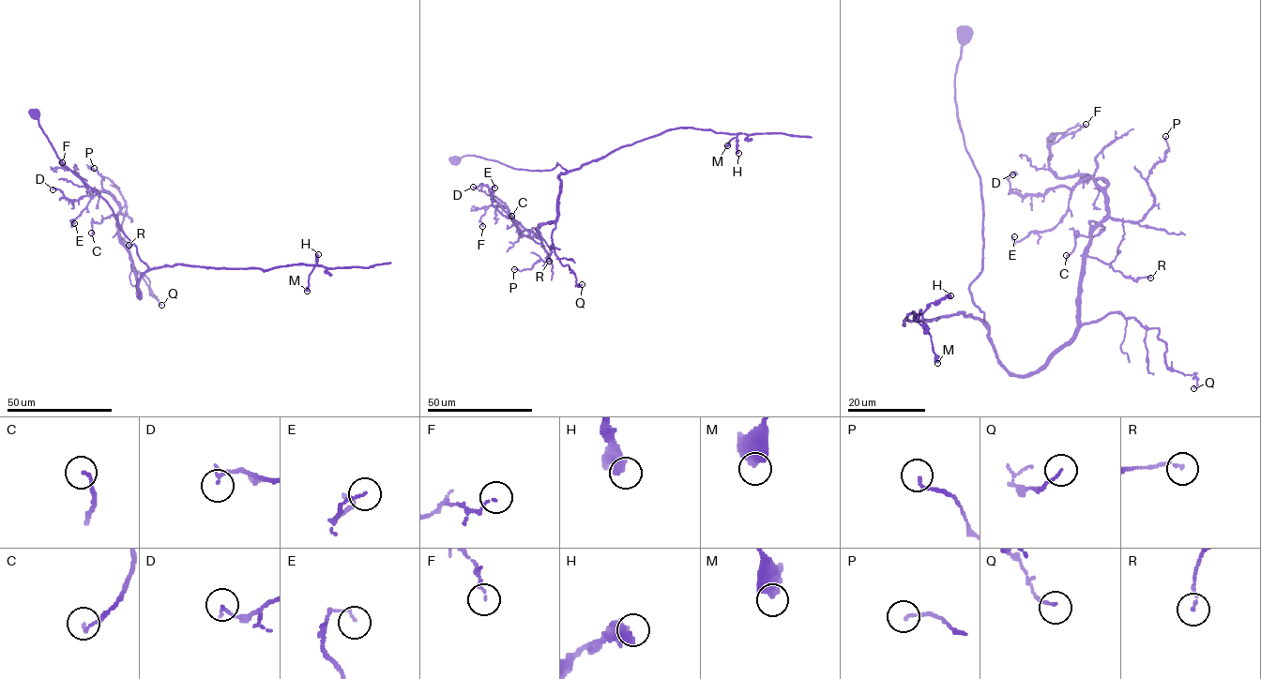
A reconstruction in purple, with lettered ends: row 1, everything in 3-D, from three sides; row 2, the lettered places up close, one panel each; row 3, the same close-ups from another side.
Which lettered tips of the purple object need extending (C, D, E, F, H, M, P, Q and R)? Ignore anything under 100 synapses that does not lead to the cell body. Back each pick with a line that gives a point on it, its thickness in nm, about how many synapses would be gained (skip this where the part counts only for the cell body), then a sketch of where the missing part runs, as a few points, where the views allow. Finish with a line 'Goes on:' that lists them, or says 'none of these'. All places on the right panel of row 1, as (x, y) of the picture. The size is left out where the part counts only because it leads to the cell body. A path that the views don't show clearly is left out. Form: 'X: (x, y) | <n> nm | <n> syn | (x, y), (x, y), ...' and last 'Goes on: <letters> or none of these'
Goes on: none of these

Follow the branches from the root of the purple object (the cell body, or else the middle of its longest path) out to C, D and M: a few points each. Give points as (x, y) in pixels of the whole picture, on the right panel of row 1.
C: (964, 34), (955, 101), (983, 210), (969, 294), (1010, 372), (1073, 336), (1103, 228), (1066, 255)
D: (964, 34), (969, 294), (1027, 375), (1073, 336), (1107, 196), (1012, 174)
M: (964, 34), (955, 101), (980, 179), (969, 294), (984, 321), (903, 324), (910, 313), (937, 363)

